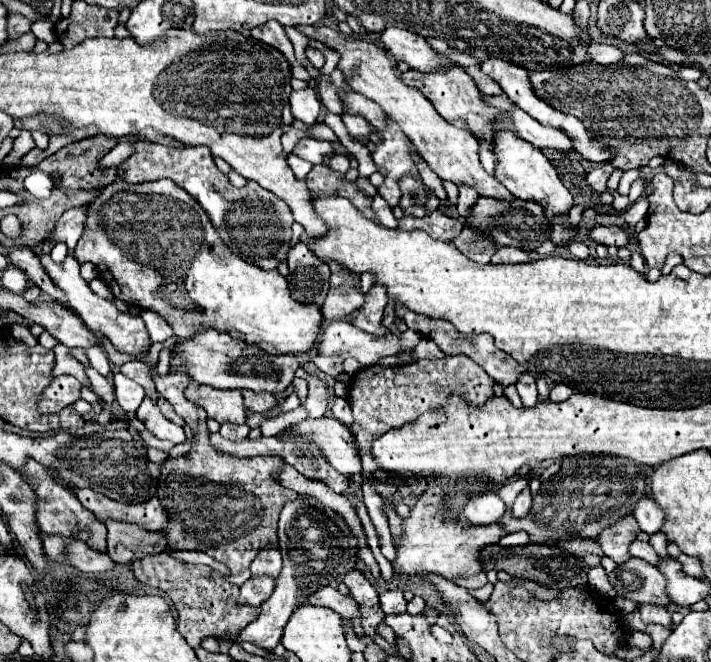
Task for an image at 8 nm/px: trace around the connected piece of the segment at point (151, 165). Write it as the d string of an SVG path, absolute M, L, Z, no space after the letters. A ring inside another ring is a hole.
M133 143L133 147L137 149L137 153L129 157L121 167L117 167L117 171L125 175L127 183L171 179L189 195L193 195L197 203L209 213L209 219L217 229L221 241L225 241L225 245L237 257L245 259L247 263L255 263L265 271L277 269L277 265L287 259L287 253L291 249L293 215L287 203L277 195L269 193L253 181L247 181L247 185L241 189L233 187L213 163L209 147L173 149L155 143Z

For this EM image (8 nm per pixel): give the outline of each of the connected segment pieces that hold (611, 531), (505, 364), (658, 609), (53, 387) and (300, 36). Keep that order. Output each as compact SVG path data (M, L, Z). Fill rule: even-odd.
M625 517L617 521L613 527L601 531L597 543L603 547L607 557L611 557L617 565L621 565L631 557L629 545L637 539L639 531L641 529L637 527L637 521L633 517Z
M393 305L395 307L395 315L405 321L405 325L417 333L421 333L423 337L427 339L433 339L441 351L445 351L447 355L467 355L469 359L473 359L475 363L479 363L487 375L491 375L491 379L495 379L497 383L501 383L503 387L507 385L513 385L519 381L519 375L521 373L529 373L525 367L521 367L517 361L511 359L511 355L507 355L505 351L497 349L495 343L493 343L493 337L491 335L461 335L449 321L445 319L433 319L433 317L425 317L425 315L417 315L413 311L409 311L407 307L401 307L401 305Z
M645 603L645 605L641 605L639 613L641 613L641 619L643 619L645 623L659 623L659 625L665 625L665 627L673 627L673 623L671 623L671 613L667 611L667 607Z
M61 375L39 395L39 411L53 415L79 399L81 383L71 375Z
M285 27L285 31L287 32L290 41L293 43L297 60L302 66L305 66L307 63L305 50L310 39L294 27Z

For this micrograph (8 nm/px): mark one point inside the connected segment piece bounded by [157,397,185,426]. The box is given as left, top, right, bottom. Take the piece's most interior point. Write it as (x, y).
(165, 406)

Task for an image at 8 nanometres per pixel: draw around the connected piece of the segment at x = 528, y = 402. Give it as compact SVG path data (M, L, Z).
M531 375L521 377L521 381L517 383L517 391L519 391L525 407L533 407L537 403L537 385L535 385L535 379Z

